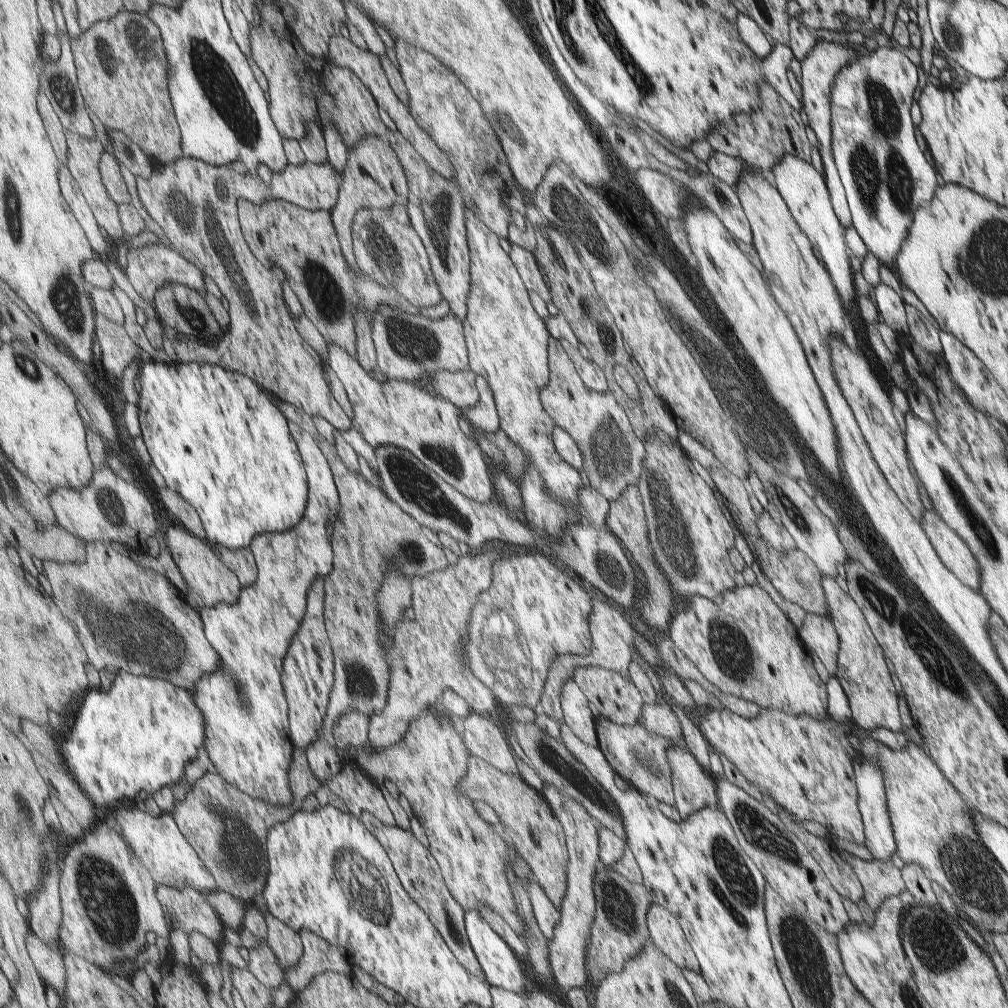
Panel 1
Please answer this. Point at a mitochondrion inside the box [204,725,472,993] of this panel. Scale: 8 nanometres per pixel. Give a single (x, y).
(368, 891)

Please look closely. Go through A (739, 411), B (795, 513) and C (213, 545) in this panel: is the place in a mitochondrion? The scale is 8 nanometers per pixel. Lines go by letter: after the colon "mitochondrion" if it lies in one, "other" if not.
A: mitochondrion
B: mitochondrion
C: other

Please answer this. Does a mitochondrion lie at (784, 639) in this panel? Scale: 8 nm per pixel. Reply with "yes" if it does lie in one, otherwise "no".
no

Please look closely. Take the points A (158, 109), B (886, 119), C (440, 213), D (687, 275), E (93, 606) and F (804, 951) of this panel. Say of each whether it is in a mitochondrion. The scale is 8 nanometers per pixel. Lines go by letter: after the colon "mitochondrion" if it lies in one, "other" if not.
A: other
B: mitochondrion
C: mitochondrion
D: other
E: mitochondrion
F: mitochondrion

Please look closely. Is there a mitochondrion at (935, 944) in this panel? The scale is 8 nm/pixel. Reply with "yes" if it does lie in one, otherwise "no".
yes

